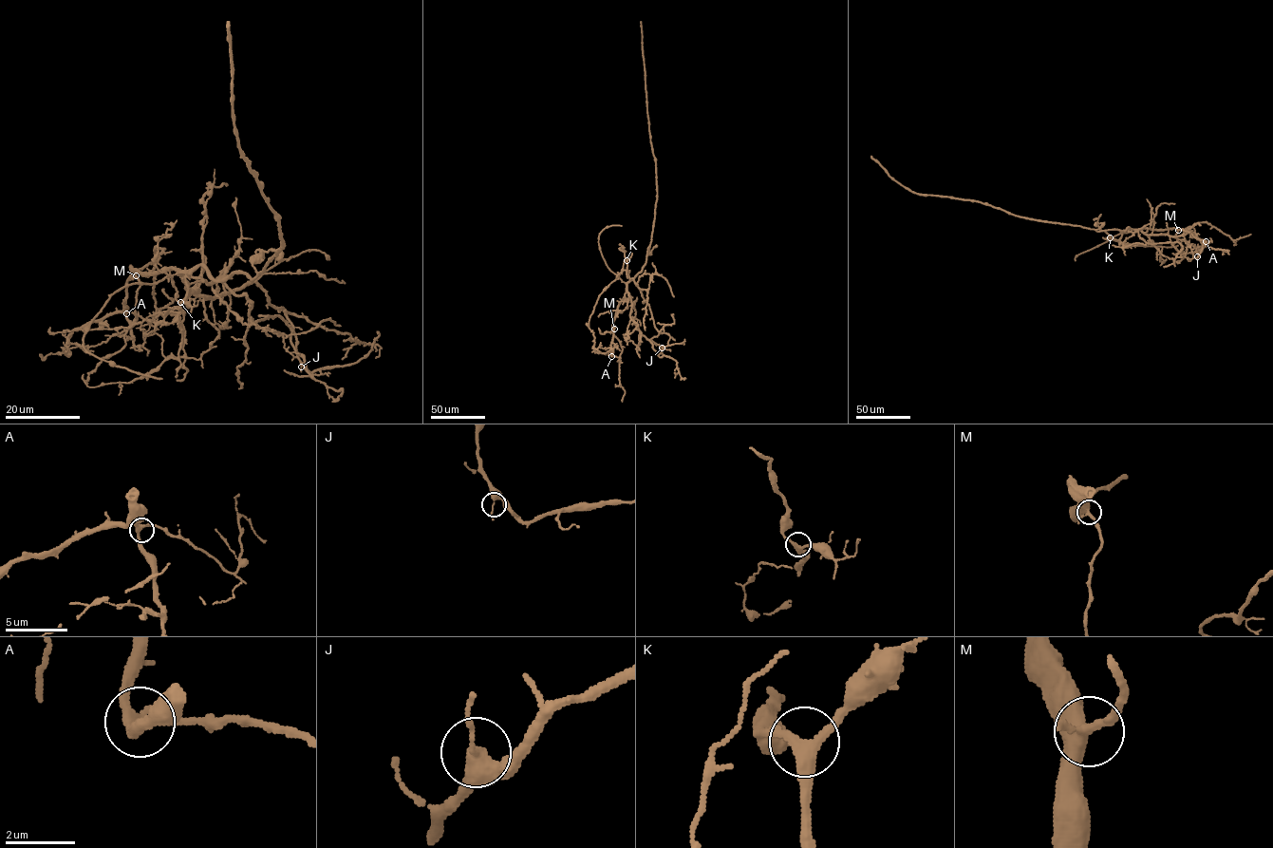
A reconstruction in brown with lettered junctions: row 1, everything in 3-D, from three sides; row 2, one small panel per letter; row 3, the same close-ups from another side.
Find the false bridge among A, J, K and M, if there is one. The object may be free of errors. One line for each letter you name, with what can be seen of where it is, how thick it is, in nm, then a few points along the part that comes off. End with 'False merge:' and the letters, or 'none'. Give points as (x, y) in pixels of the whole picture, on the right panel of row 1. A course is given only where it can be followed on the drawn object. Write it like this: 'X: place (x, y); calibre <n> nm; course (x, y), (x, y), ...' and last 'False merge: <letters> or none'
J: place (1197, 256); calibre 320 nm; course (1197, 256), (1140, 243), (1124, 247), (1127, 245), (1107, 240)
False merge: J

